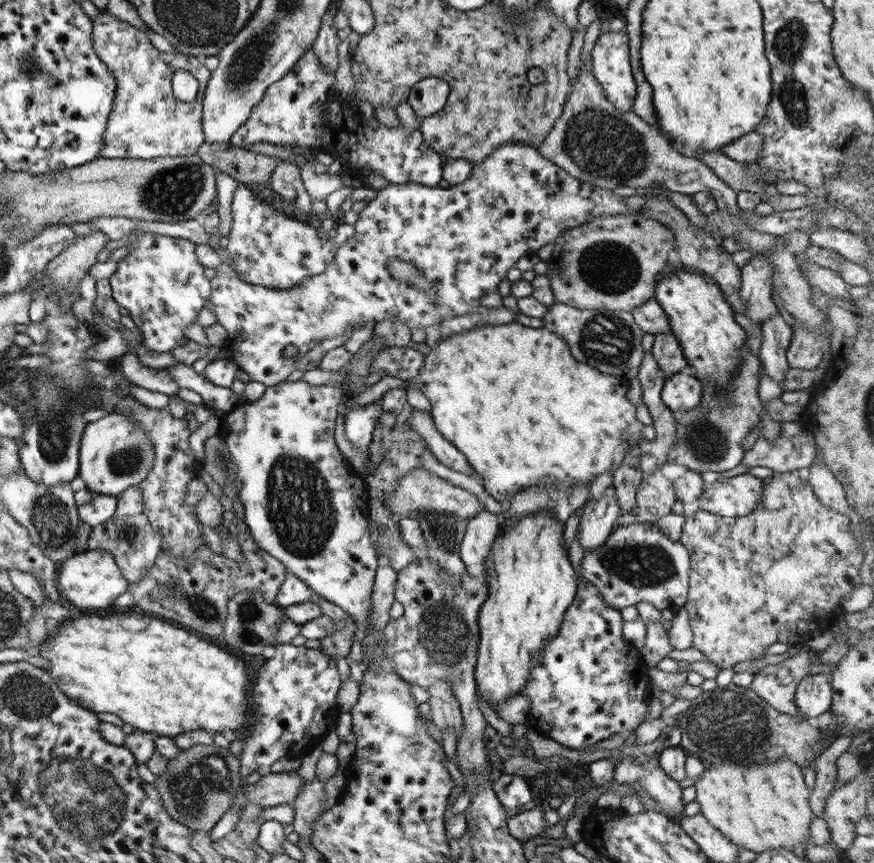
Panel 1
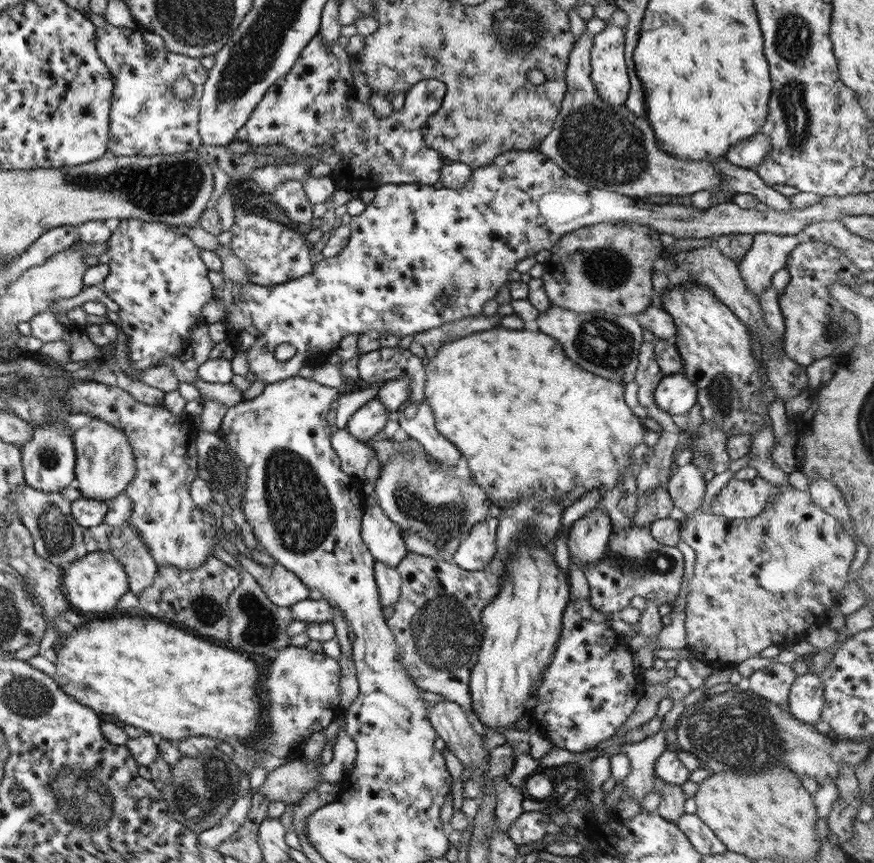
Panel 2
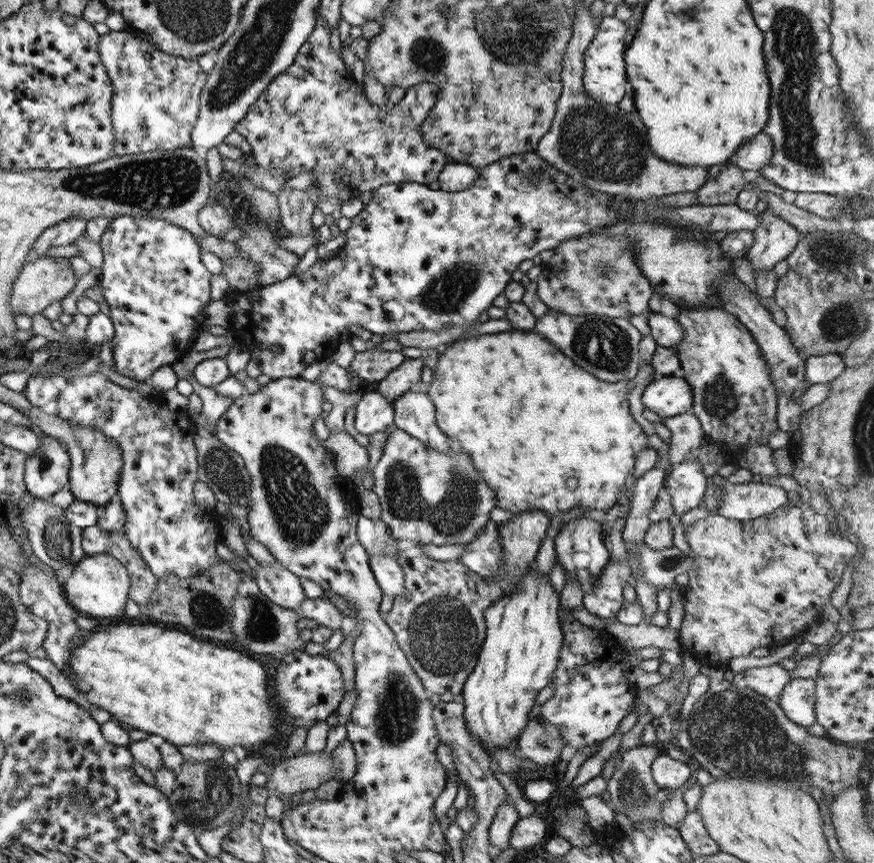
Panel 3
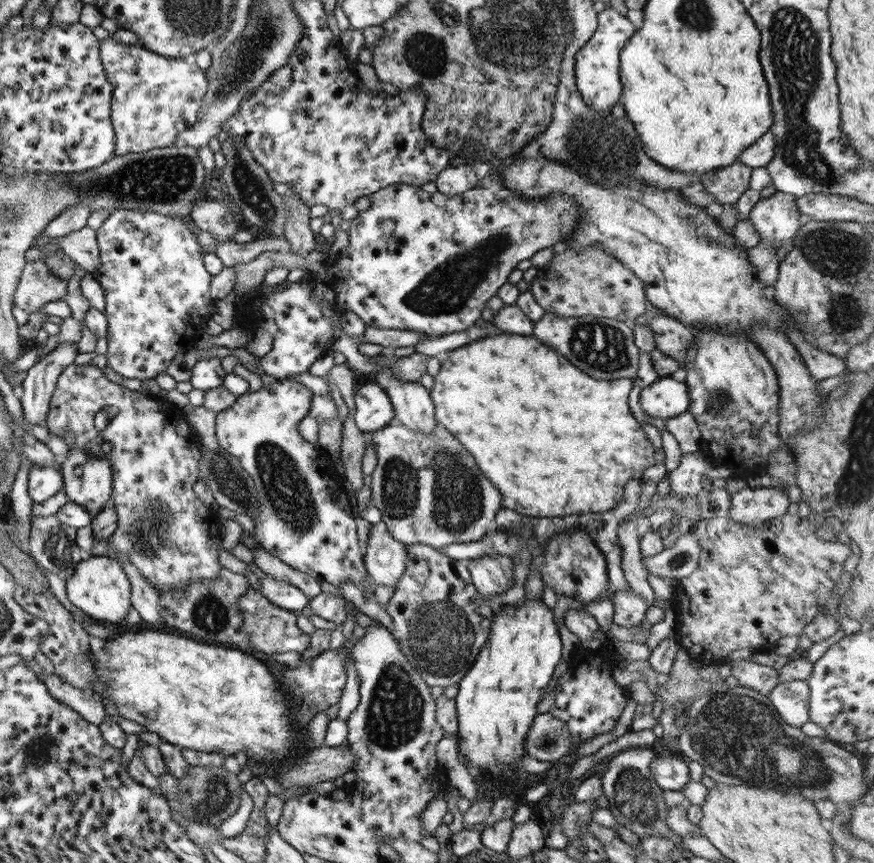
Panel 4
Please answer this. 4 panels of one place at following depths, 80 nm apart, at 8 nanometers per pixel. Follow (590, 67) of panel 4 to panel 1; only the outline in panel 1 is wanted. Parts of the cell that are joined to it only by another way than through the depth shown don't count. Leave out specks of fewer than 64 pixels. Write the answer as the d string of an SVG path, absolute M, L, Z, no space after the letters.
M623 29L618 32L606 32L598 35L590 51L590 72L603 89L605 98L619 111L632 112L632 100L636 93L636 84L631 76L628 61L628 38Z

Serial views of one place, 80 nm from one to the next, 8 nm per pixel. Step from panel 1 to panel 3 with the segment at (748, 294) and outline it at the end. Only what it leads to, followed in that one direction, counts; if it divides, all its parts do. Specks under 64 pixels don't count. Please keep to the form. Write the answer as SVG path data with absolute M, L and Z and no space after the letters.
M767 207L756 214L759 214L761 224L753 230L753 245L744 256L753 270L753 280L759 272L773 270L775 264L784 260L799 241L799 234L791 224L771 214Z

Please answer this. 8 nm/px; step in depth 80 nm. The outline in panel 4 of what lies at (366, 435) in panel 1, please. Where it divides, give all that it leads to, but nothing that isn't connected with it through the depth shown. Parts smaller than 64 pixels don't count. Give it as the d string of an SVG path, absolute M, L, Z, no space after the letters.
M373 380L357 386L353 394L355 413L353 420L361 433L379 430L392 422L394 410L382 387Z

